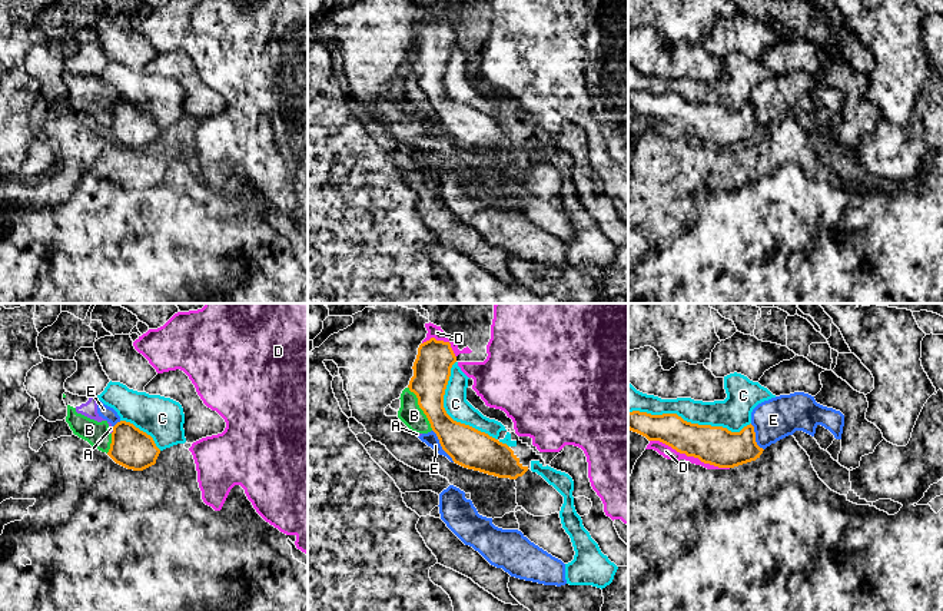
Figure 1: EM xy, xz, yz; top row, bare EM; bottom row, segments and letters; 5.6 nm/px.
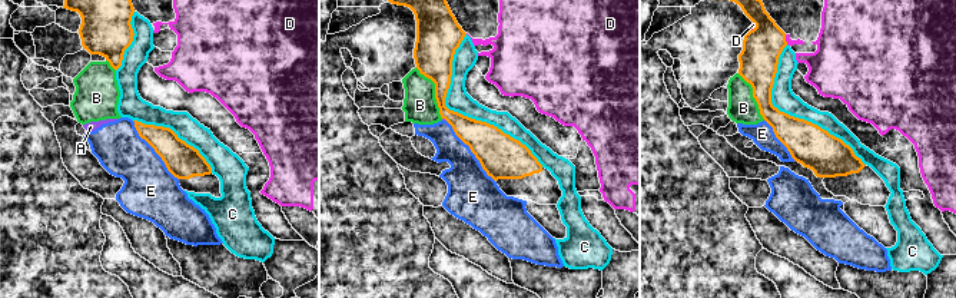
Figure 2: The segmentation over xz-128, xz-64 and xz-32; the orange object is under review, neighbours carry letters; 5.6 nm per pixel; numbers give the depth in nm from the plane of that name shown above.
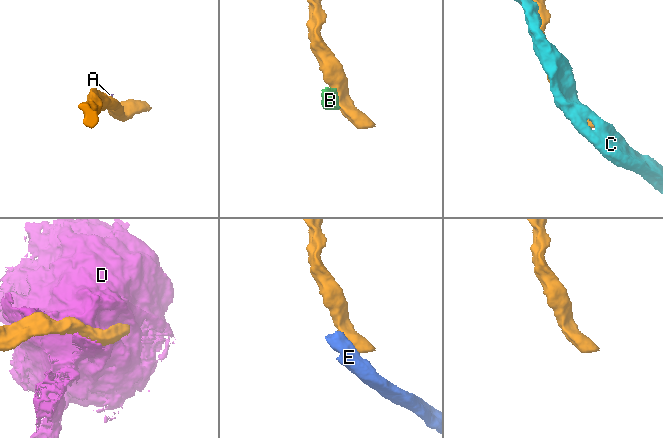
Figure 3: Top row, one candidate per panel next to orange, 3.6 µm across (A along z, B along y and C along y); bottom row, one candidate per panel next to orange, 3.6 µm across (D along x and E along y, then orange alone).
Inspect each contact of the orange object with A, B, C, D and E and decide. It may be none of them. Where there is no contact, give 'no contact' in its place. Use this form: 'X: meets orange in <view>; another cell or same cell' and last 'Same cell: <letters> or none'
A: meets orange in xy; another cell
B: meets orange in xz; another cell
C: meets orange in yz; another cell
D: meets orange in yz; another cell
E: meets orange in xz; another cell
Same cell: none

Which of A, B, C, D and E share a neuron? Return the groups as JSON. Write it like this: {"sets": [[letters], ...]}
{"sets": [["A", "B", "E"], ["C"], ["D"]]}

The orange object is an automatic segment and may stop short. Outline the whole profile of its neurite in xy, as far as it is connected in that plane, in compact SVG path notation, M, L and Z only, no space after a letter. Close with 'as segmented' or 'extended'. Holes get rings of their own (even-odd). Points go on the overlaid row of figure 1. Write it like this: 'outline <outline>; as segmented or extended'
outline M120 421L113 426L107 455L119 465L143 471L156 464L160 449L153 438L133 424Z; as segmented

